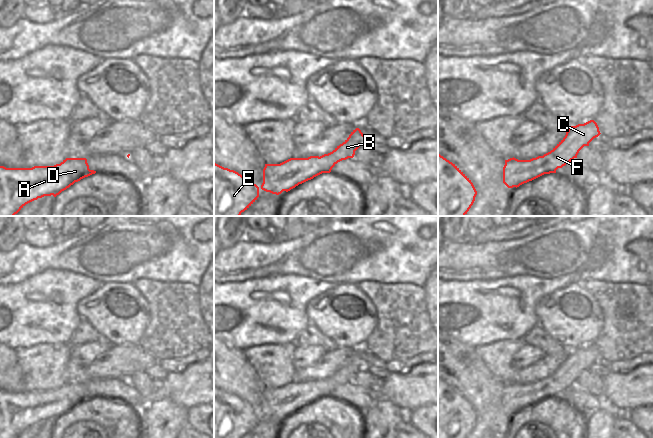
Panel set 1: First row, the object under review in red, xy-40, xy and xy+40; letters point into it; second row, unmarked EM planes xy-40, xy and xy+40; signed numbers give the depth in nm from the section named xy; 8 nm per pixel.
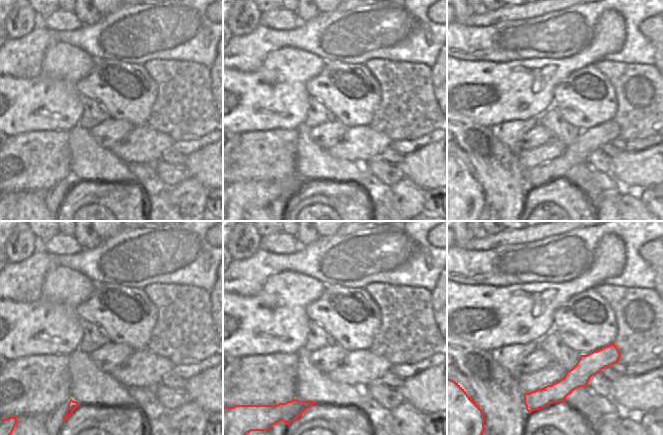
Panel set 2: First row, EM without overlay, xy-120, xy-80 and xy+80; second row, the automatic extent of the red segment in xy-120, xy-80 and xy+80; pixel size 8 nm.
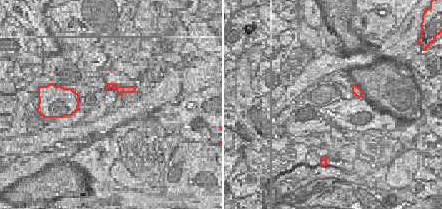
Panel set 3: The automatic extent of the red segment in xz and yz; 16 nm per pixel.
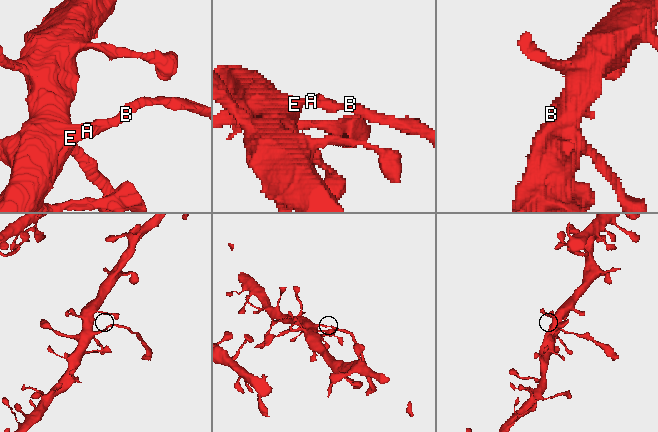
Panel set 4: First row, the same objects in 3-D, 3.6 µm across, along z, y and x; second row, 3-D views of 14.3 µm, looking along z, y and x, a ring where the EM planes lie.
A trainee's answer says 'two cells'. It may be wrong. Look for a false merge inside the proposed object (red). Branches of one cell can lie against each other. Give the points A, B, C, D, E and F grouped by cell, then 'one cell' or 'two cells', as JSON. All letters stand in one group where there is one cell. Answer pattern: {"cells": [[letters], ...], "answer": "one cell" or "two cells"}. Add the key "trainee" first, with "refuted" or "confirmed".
{"trainee": "confirmed", "cells": [["A", "D", "E"], ["B", "C", "F"]], "answer": "two cells"}

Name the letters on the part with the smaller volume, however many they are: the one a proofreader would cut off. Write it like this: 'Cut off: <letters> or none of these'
Cut off: B, C, F

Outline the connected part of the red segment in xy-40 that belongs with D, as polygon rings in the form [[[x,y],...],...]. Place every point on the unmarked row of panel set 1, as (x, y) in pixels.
[[[66,382],[54,390],[32,392],[6,392],[0,390],[0,438],[17,438],[26,428],[53,419],[56,421],[75,406],[95,398],[90,394],[86,382]]]

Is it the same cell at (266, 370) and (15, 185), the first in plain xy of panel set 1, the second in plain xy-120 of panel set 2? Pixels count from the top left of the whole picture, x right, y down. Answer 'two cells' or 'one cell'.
one cell

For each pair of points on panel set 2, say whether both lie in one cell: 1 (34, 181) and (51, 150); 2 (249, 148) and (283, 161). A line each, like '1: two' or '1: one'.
1: one
2: one

